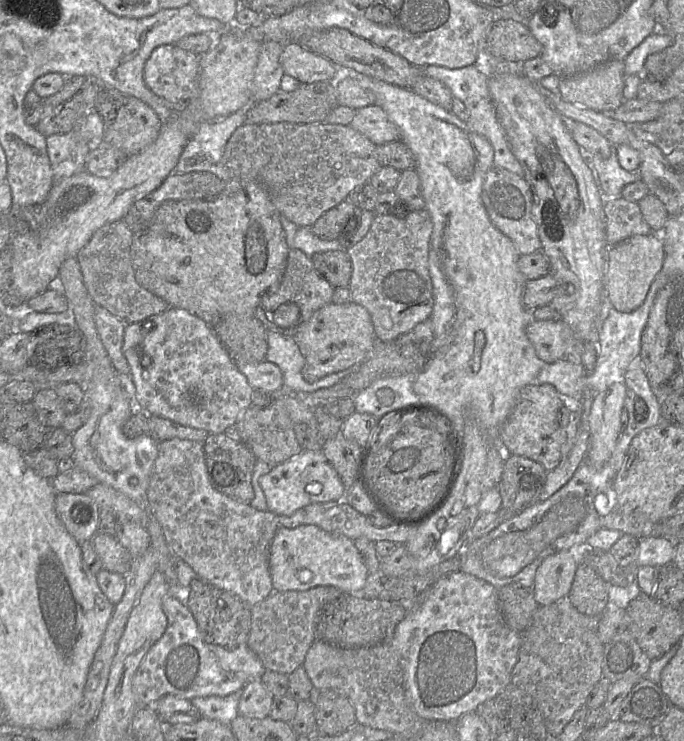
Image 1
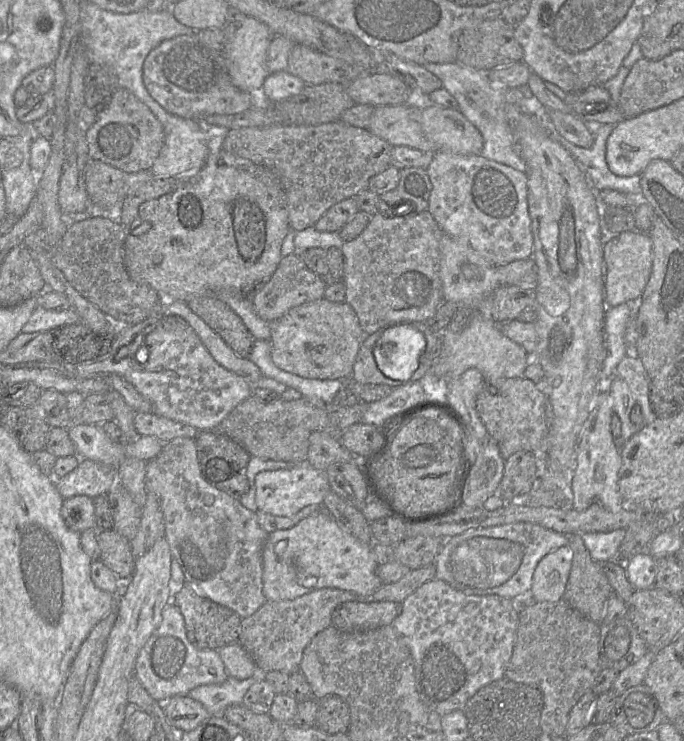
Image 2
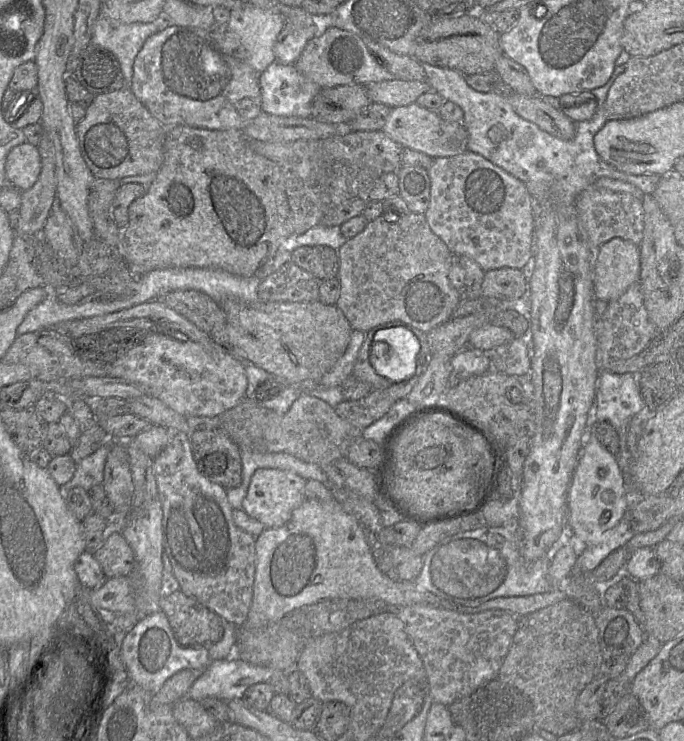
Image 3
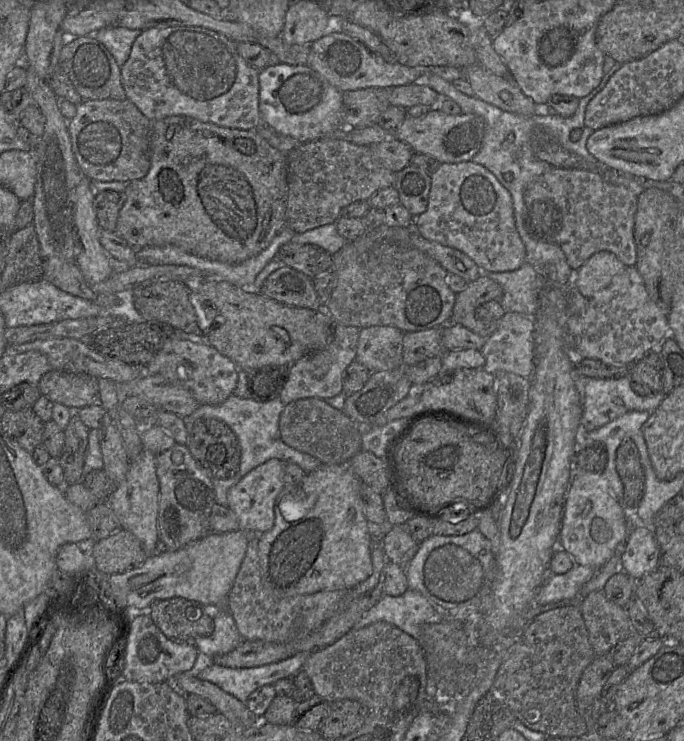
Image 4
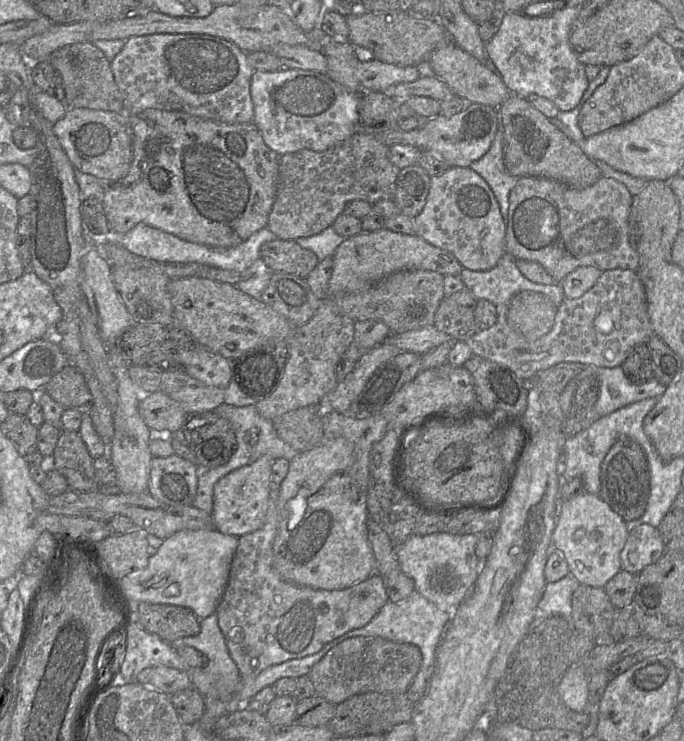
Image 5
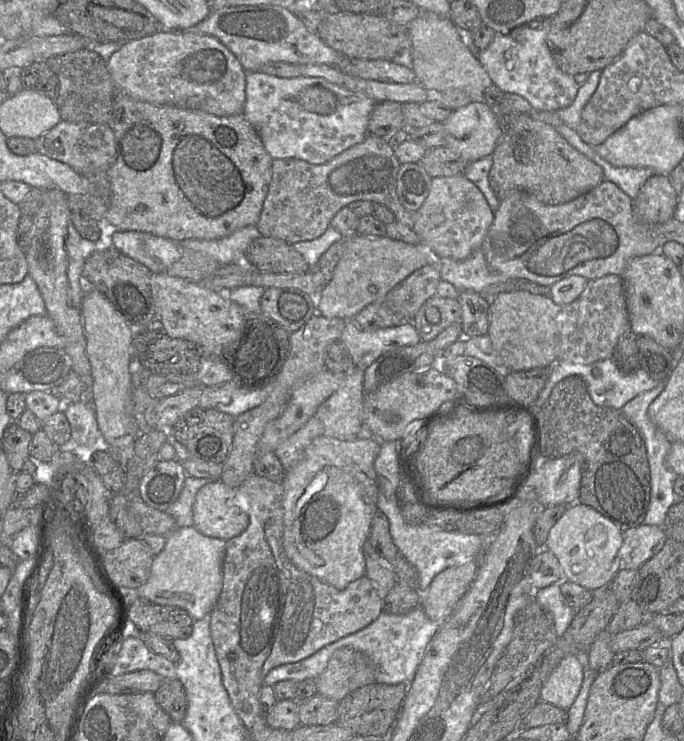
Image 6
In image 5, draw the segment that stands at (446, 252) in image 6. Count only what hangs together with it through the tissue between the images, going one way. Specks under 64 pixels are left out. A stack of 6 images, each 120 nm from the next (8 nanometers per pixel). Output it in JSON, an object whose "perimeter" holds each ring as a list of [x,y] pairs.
{"perimeter":[[[449,167],[445,172],[440,175],[430,177],[430,188],[423,210],[413,218],[415,227],[415,233],[429,244],[446,250],[452,253],[463,268],[476,271],[484,271],[493,268],[504,255],[504,238],[506,233],[506,224],[503,216],[501,215],[499,204],[495,198],[495,195],[486,181],[470,167]]]}

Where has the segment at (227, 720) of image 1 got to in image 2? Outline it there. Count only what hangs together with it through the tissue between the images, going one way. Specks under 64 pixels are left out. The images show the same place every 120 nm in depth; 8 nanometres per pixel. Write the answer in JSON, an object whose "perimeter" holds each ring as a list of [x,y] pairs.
{"perimeter":[[[258,671],[244,680],[228,676],[219,684],[197,686],[188,693],[188,696],[203,704],[210,716],[223,716],[227,707],[242,704],[248,689],[256,682],[264,680],[265,673],[268,672]]]}

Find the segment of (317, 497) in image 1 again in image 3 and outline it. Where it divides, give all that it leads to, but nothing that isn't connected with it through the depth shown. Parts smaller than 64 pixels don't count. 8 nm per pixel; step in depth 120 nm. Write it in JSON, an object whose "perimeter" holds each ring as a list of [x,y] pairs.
{"perimeter":[[[260,468],[251,478],[247,494],[242,502],[242,510],[257,519],[268,528],[279,528],[290,521],[292,513],[306,499],[305,485],[307,480],[296,473]]]}

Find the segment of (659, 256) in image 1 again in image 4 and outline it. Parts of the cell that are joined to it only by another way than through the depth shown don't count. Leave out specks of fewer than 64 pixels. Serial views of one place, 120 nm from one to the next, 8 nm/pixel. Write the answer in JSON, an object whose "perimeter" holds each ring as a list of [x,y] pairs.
{"perimeter":[[[608,251],[593,254],[580,268],[575,270],[571,284],[587,299],[608,287],[613,277],[626,266]]]}

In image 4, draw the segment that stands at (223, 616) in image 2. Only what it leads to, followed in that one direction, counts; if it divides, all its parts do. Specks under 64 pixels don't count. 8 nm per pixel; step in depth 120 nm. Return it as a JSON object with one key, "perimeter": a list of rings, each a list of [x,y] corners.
{"perimeter":[[[175,597],[155,600],[149,607],[154,624],[174,642],[192,642],[214,632],[214,615],[198,602]]]}

